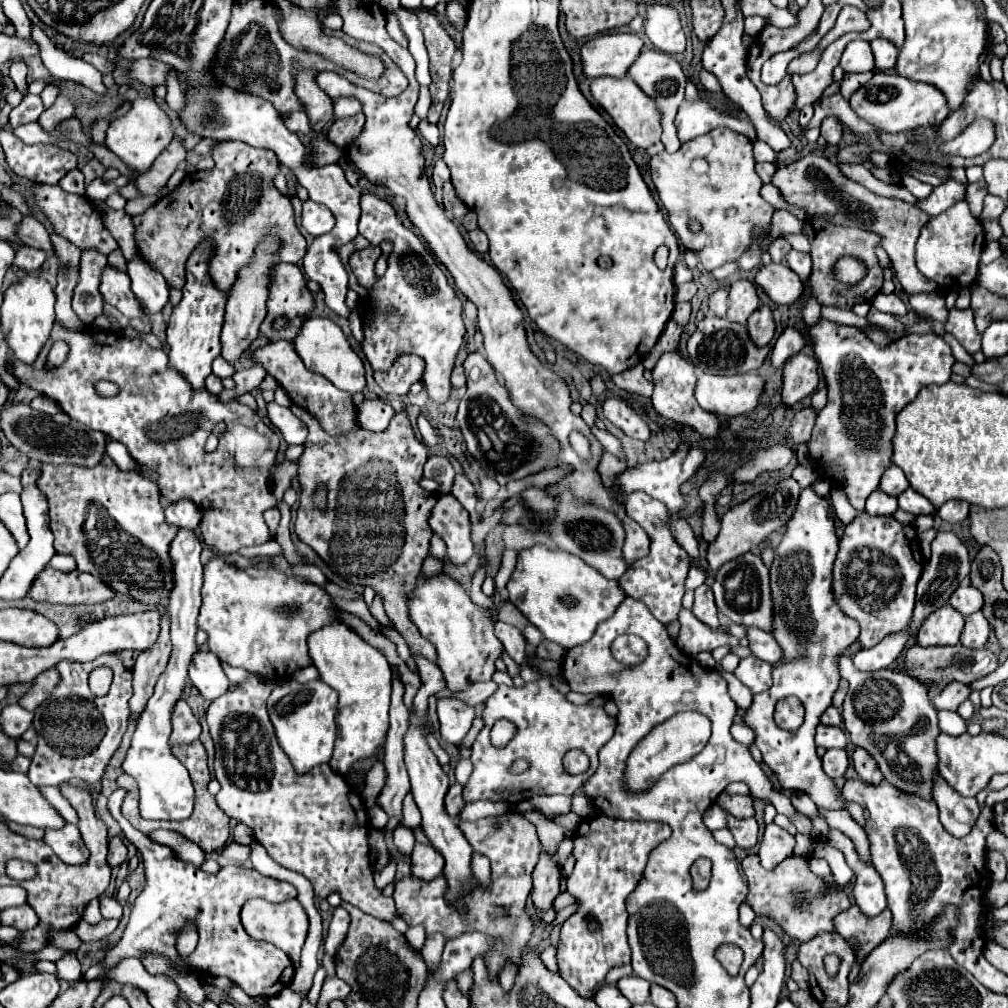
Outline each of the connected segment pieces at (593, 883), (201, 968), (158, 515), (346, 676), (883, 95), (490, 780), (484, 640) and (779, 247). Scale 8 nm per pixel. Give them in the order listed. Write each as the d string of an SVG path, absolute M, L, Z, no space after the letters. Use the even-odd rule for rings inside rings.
M588 817L582 819L582 823L574 831L574 849L572 857L576 859L574 871L567 879L567 891L574 895L578 909L572 913L562 929L560 929L560 939L558 939L558 973L560 977L574 989L578 991L584 999L592 999L594 993L606 985L606 973L614 967L628 965L630 963L630 947L628 947L628 937L626 937L626 897L634 891L638 885L642 871L648 861L648 853L668 839L672 835L672 829L666 823L638 823L638 821L622 821L622 819L610 819L610 817Z
M116 789L108 797L108 811L118 821L124 837L140 851L144 867L146 867L146 887L138 895L128 927L124 929L122 939L106 951L106 957L100 961L104 969L114 969L120 959L136 957L144 959L146 955L162 955L170 959L174 969L196 971L208 977L228 977L236 985L240 985L250 997L270 999L278 995L284 987L290 985L294 975L294 965L282 949L252 939L242 923L240 909L244 901L252 897L264 897L267 901L286 901L298 895L296 887L288 881L280 881L274 877L266 877L256 869L244 869L238 865L222 867L216 875L208 875L202 869L184 863L174 857L174 853L166 847L134 829L120 813L120 805L126 791ZM192 923L198 929L198 945L190 957L182 957L176 949L176 939L182 933L182 927Z
M106 455L96 467L78 467L72 463L42 463L36 481L46 497L50 529L54 533L56 553L74 555L78 569L104 577L116 593L132 595L146 605L166 605L172 589L172 563L168 545L178 529L166 525L158 497L158 485L138 471L122 471ZM88 517L96 517L92 531L86 531Z
M344 621L328 623L308 635L308 649L320 679L338 691L338 727L340 739L336 741L330 767L346 775L352 763L358 759L368 759L378 753L378 747L386 741L388 731L388 707L392 689L392 669L386 657L372 645L368 645L352 627Z
M876 73L864 87L860 87L852 99L852 109L858 113L858 117L870 121L878 129L882 127L936 127L940 125L948 115L950 107L946 105L946 97L942 97L940 89L934 89L934 85L918 83L902 75L884 75Z
M542 677L538 683L526 683L524 687L506 687L500 685L498 691L486 701L482 711L484 729L478 733L472 745L472 763L474 771L464 785L464 801L504 801L504 803L518 803L532 795L554 795L564 793L572 795L580 789L580 785L596 771L598 767L598 749L614 735L616 719L608 717L602 707L592 705L572 705L562 693L558 693L550 683L548 677ZM496 719L510 719L516 723L518 733L506 747L492 747L490 745L490 729ZM570 749L584 751L590 759L590 767L586 773L570 775L562 759ZM522 757L530 763L530 769L514 775L510 771L512 763Z
M440 573L432 579L420 579L418 587L414 589L412 593L412 599L410 599L410 619L416 623L416 627L420 629L422 637L426 637L428 641L434 643L436 647L436 663L440 667L440 671L444 673L444 679L448 683L448 689L452 693L458 693L458 691L464 691L468 689L472 683L478 683L478 681L490 681L492 675L496 673L496 667L494 667L494 661L502 655L504 647L502 643L498 641L498 637L494 635L494 617L478 607L470 597L468 593L454 581L450 579L448 575Z
M778 237L778 239L772 241L768 253L770 253L770 257L772 257L774 263L782 263L782 261L784 261L784 255L786 255L790 249L792 249L790 243L788 243L784 237Z

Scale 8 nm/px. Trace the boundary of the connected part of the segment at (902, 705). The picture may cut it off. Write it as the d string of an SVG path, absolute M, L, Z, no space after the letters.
M842 657L838 667L840 667L840 675L844 679L848 679L848 683L850 683L848 695L842 705L844 727L850 735L850 739L852 741L858 739L858 747L866 749L876 759L884 779L890 785L894 785L906 793L932 799L930 789L934 789L934 775L938 773L938 755L934 753L934 745L940 735L940 729L938 729L938 711L932 705L932 701L928 699L926 687L918 679L914 679L902 671L880 669L874 673L862 673L862 671L854 669L852 659L848 659L848 657Z

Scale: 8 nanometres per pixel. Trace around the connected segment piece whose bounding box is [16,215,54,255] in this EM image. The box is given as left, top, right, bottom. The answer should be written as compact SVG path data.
M24 215L22 217L22 221L16 227L16 235L20 237L20 241L24 245L32 245L32 247L38 247L38 249L46 249L48 255L54 253L52 241L50 241L50 235L48 235L46 227L40 221L36 221L34 217L30 217L30 215Z

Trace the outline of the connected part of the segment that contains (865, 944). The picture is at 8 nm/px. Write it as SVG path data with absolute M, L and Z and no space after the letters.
M852 905L850 909L834 917L834 929L838 935L846 937L846 941L850 941L854 949L858 949L858 953L862 953L862 957L866 959L868 953L890 935L890 921L892 921L890 909L870 919L864 917L860 909L856 909L856 905Z

